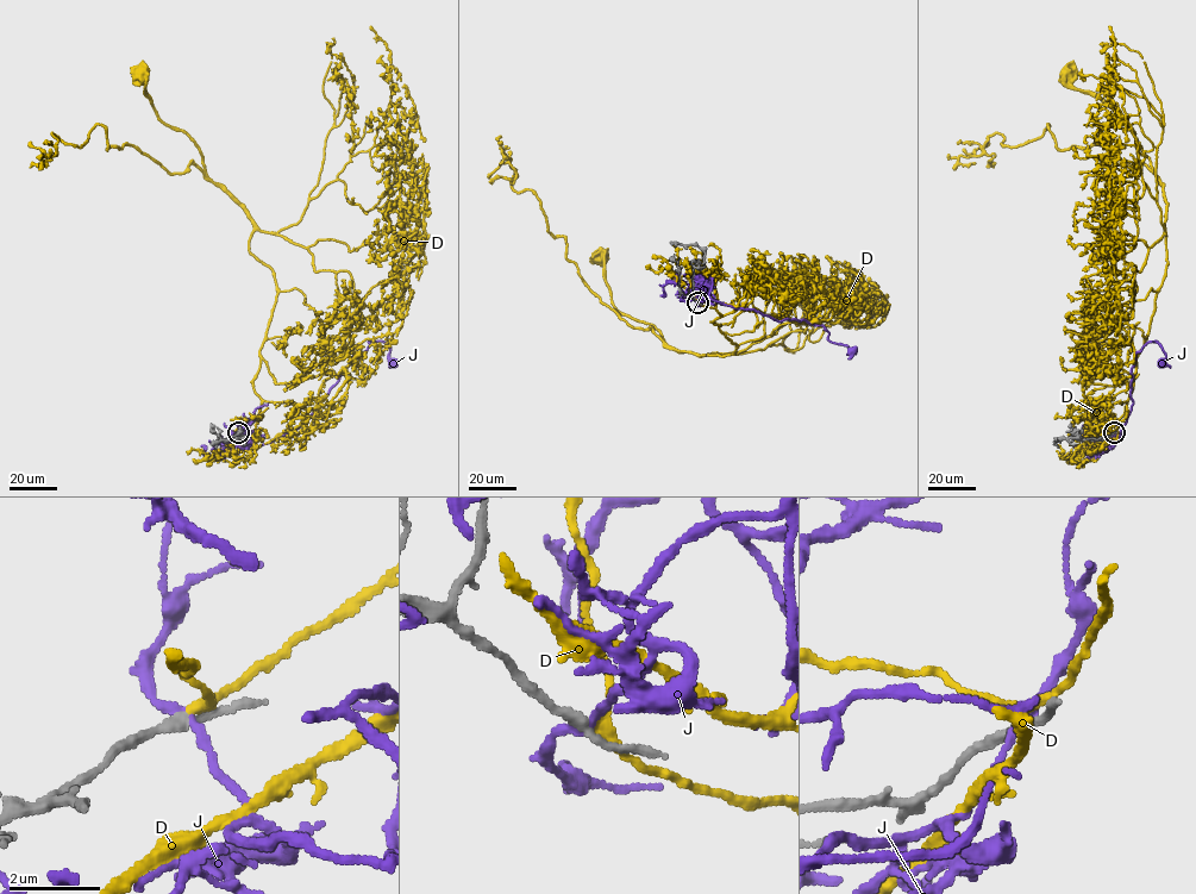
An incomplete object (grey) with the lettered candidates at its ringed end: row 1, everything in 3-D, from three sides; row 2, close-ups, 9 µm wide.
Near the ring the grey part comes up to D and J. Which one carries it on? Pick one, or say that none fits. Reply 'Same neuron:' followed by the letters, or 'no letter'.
Same neuron: D

